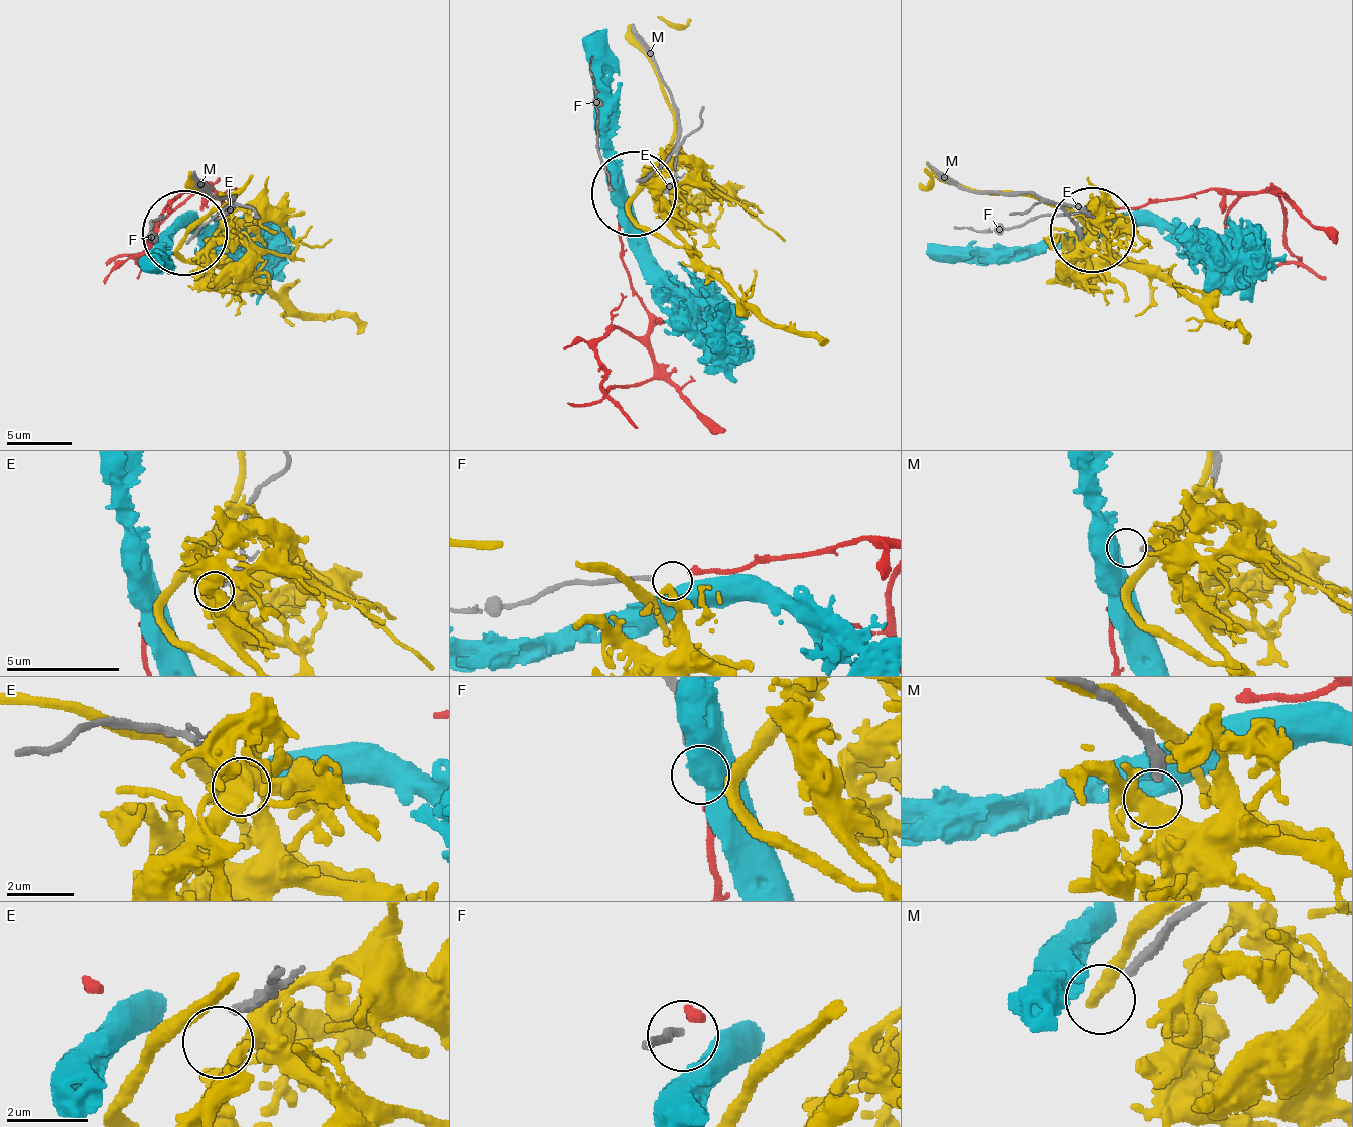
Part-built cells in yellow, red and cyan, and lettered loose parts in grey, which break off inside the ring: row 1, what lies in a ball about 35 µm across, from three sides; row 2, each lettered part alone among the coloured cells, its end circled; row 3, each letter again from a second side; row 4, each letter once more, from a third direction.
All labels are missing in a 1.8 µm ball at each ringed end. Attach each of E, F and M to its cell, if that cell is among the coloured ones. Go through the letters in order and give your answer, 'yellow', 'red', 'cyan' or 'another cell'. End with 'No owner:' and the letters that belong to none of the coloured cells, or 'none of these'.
E: another cell
F: red
M: another cell
No owner: E, M

